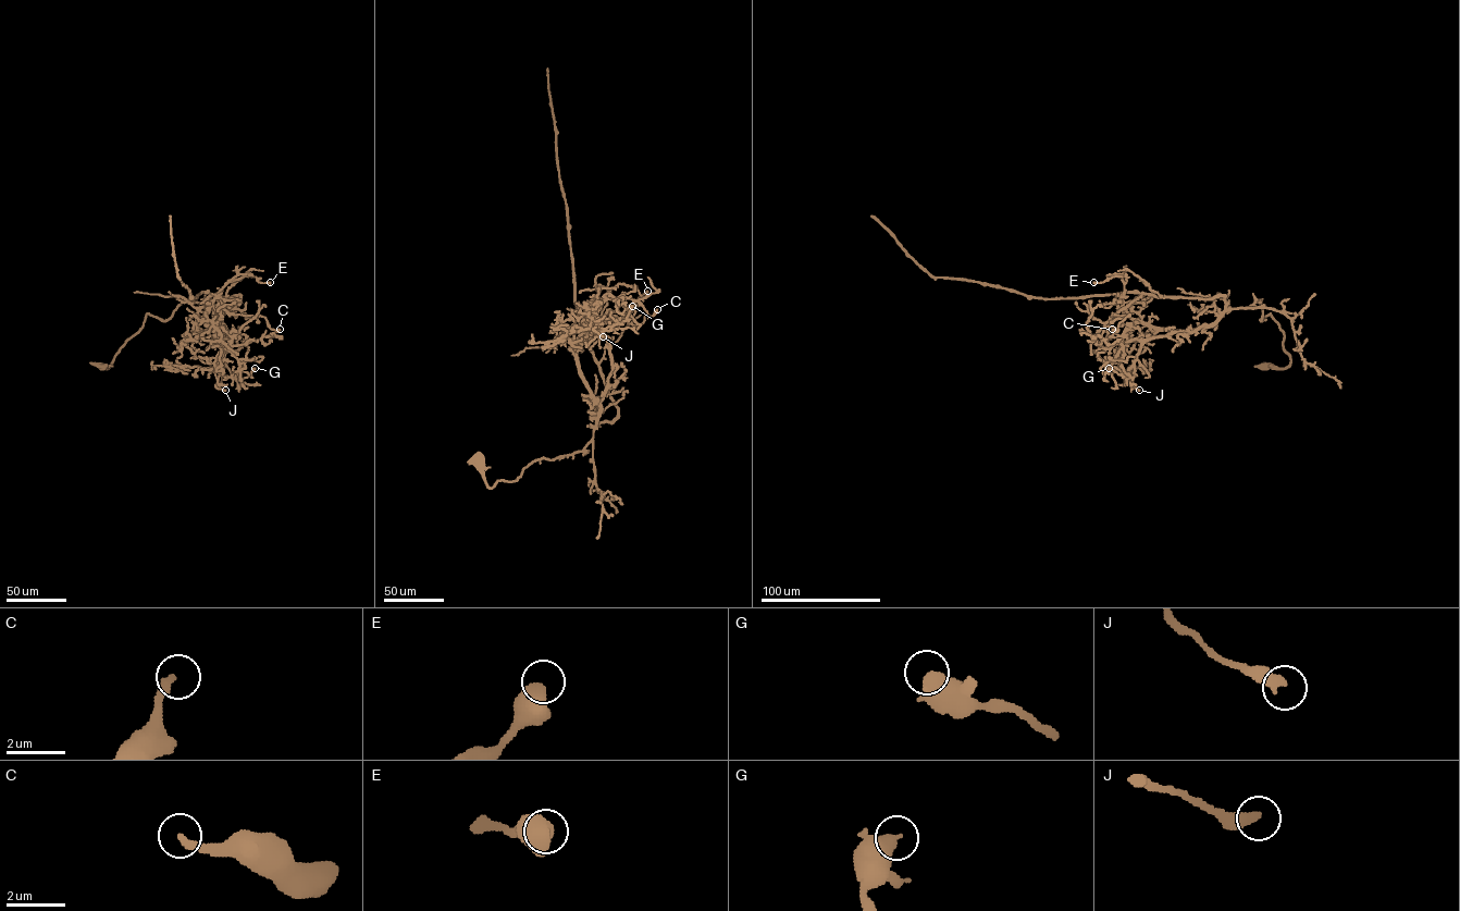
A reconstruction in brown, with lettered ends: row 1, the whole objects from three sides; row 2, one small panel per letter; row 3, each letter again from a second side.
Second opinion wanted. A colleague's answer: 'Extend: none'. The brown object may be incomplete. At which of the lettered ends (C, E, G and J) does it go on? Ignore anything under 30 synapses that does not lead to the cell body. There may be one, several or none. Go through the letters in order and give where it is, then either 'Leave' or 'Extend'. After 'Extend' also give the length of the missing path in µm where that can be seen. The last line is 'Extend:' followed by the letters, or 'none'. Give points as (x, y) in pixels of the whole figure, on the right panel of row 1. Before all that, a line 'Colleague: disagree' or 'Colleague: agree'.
Colleague: agree
C: Place: (1112, 329). Leave
E: Place: (1093, 282). Leave
G: Place: (1109, 368). Leave
J: Place: (1139, 390). Leave
Extend: none

